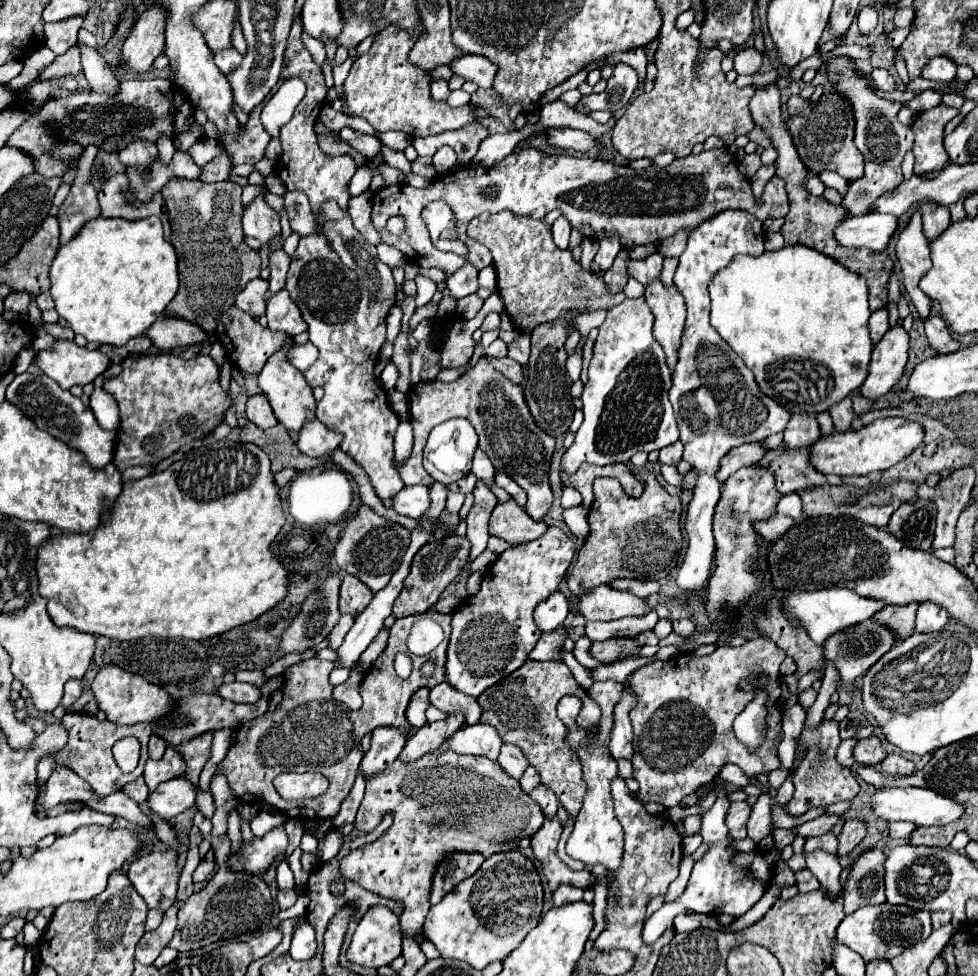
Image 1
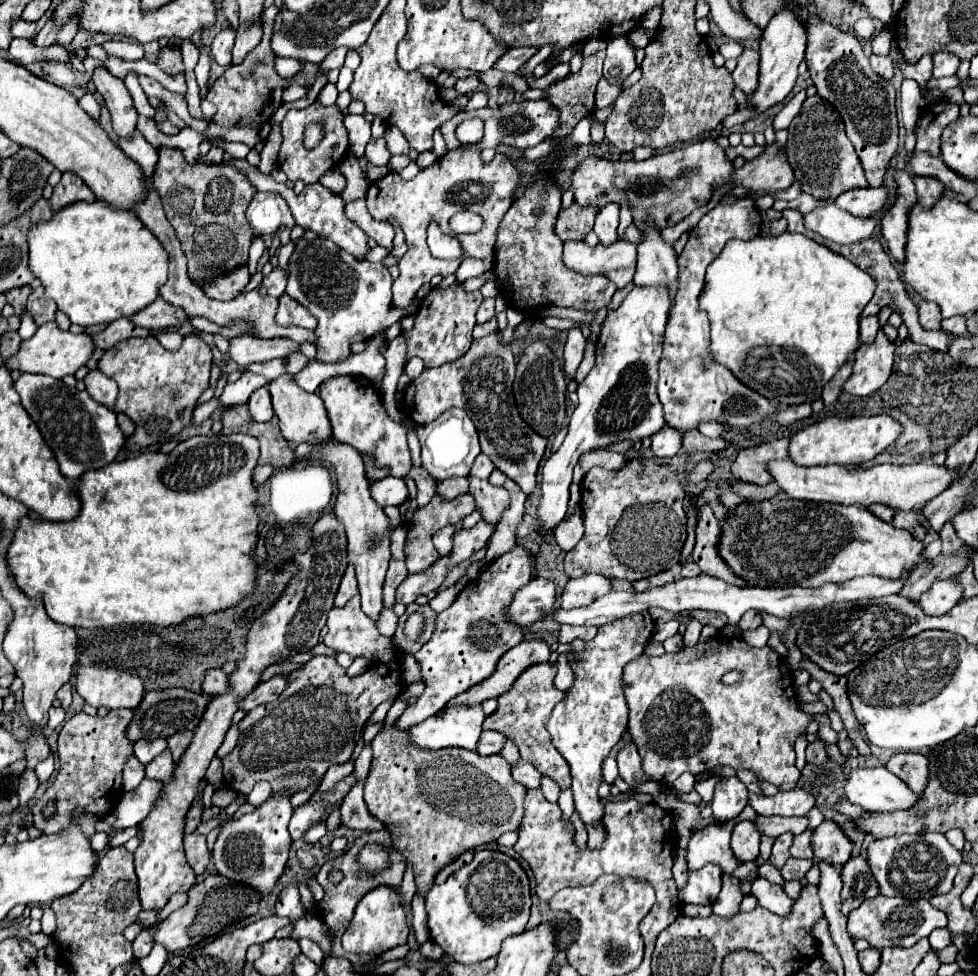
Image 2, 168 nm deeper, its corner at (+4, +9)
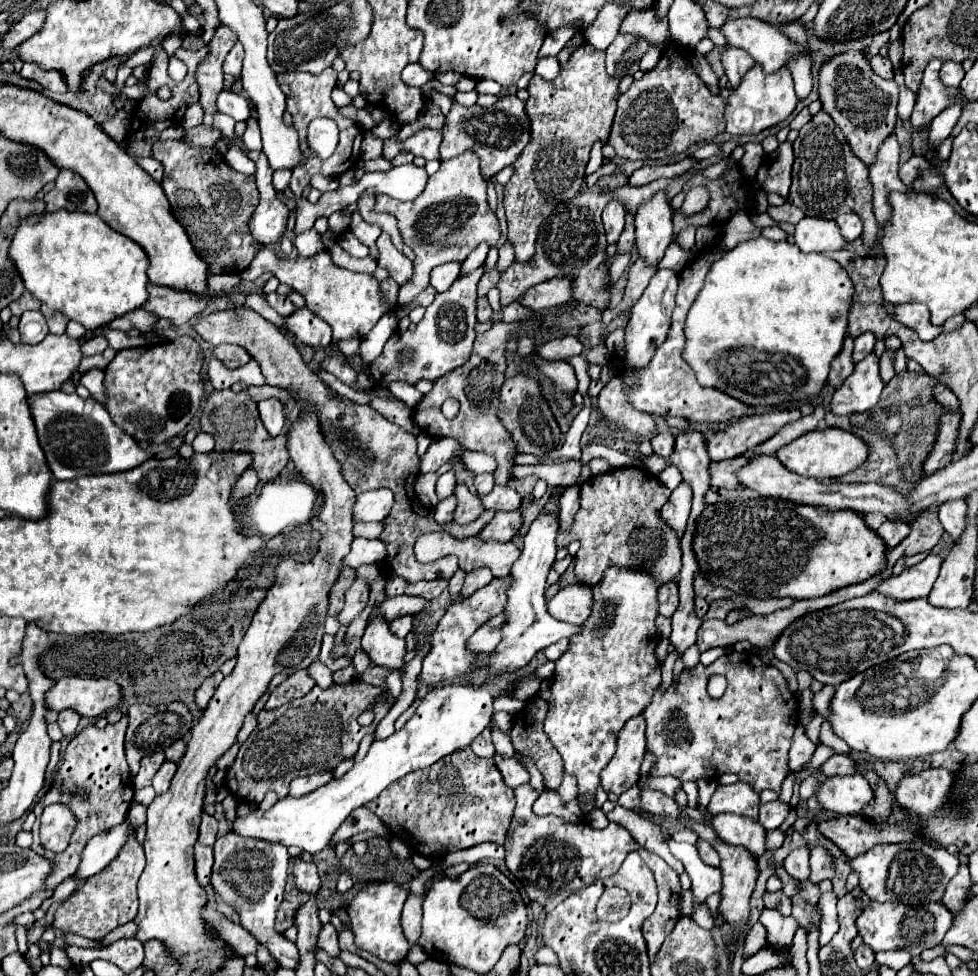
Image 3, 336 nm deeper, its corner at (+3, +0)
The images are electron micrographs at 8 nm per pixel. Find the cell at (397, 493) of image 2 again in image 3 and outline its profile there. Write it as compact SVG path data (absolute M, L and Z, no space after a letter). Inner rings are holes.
M389 488L363 492L357 496L357 502L353 506L353 520L361 520L361 522L385 520L393 504L395 504L395 498Z

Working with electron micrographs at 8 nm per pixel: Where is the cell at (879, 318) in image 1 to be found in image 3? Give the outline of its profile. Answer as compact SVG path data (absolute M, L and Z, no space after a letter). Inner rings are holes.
M863 332L861 336L855 338L855 348L853 348L853 360L859 362L863 360L875 346L875 336L871 332Z

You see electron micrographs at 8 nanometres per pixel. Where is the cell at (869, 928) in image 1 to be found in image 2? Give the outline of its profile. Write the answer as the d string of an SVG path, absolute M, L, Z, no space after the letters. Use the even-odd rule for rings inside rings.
M878 895L874 899L866 899L858 909L854 909L848 915L848 933L852 939L864 937L870 945L876 949L888 947L888 945L900 945L900 947L912 947L922 937L928 937L934 929L946 927L948 919L946 913L932 907L926 899L904 899L904 897L884 897Z

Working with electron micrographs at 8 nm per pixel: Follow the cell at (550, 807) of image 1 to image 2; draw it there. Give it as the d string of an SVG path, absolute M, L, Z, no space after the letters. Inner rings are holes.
M520 759L516 765L512 765L512 777L514 777L514 781L522 783L526 789L536 789L536 787L540 787L542 775L538 773L538 769L532 763Z

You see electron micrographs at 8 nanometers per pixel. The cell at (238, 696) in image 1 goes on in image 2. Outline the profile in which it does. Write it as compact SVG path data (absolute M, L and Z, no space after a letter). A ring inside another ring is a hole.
M210 669L202 683L202 693L206 695L220 695L226 691L226 673L222 669Z

